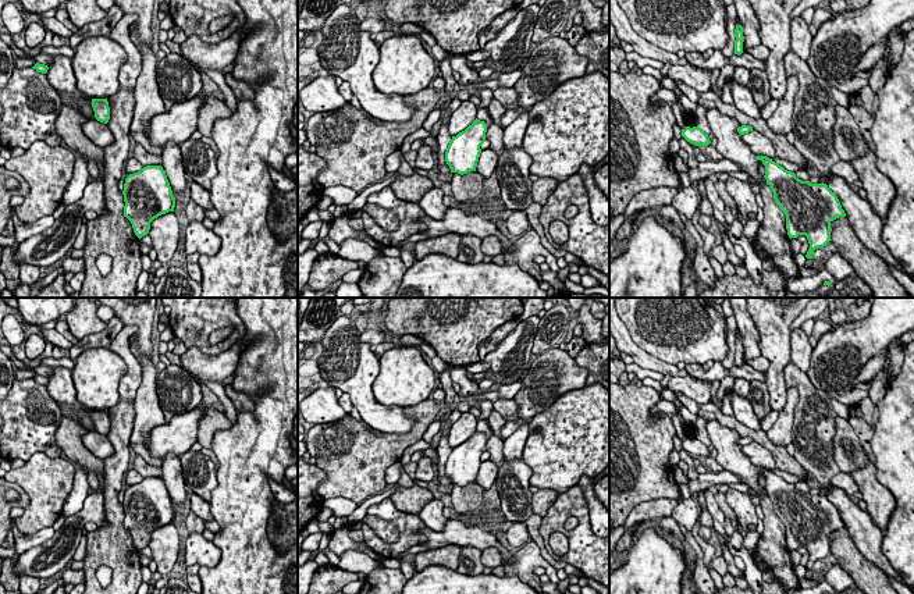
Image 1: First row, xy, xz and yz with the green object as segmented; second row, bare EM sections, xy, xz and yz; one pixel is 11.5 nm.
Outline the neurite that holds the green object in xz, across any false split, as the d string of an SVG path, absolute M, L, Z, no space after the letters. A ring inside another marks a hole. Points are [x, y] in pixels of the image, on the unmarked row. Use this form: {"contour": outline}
{"contour": "M476 430L465 442L452 448L445 463L445 473L451 484L463 487L476 483L481 465L480 458L486 453L486 444L487 435Z"}

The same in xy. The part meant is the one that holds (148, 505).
{"contour": "M146 477L129 485L125 490L122 506L124 529L131 533L139 551L149 545L154 530L174 523L175 519L175 509L161 477Z"}

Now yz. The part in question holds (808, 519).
{"contour": "M757 467L757 472L765 477L767 497L773 504L775 515L786 527L789 549L805 547L810 555L805 569L812 570L815 561L832 552L831 534L846 529L836 505L826 495L799 491L794 484L767 467Z"}

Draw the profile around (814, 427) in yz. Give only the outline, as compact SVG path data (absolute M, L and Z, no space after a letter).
M792 362L785 367L786 388L799 390L799 402L794 408L792 444L794 459L814 476L821 485L829 484L840 472L835 462L836 412L828 392L817 390L810 377Z

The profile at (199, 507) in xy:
M198 494L189 495L191 499L191 511L200 517L203 522L210 522L213 520L213 515L210 512L210 502L205 501L200 498Z

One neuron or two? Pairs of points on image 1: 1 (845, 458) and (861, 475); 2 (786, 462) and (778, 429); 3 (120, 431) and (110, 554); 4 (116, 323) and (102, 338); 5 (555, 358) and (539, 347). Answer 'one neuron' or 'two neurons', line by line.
1: two neurons
2: two neurons
3: one neuron
4: one neuron
5: two neurons

